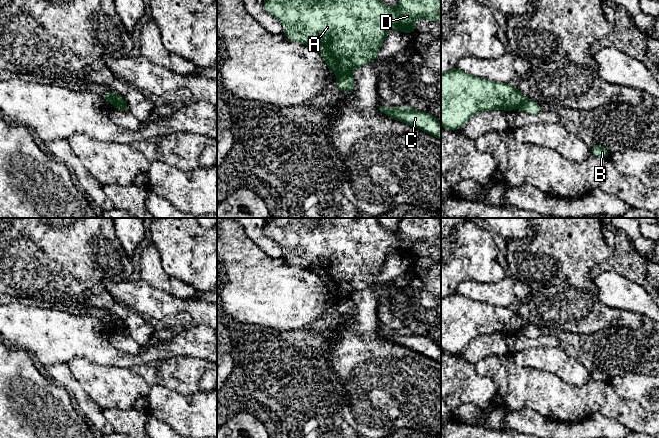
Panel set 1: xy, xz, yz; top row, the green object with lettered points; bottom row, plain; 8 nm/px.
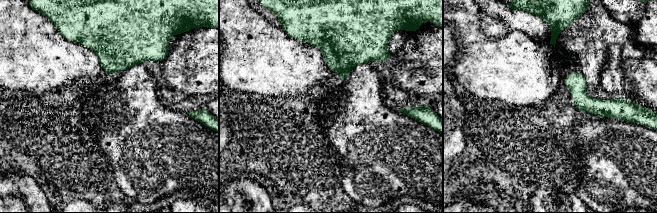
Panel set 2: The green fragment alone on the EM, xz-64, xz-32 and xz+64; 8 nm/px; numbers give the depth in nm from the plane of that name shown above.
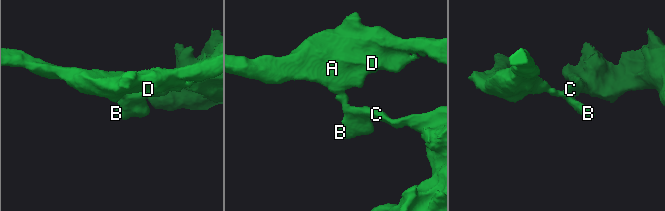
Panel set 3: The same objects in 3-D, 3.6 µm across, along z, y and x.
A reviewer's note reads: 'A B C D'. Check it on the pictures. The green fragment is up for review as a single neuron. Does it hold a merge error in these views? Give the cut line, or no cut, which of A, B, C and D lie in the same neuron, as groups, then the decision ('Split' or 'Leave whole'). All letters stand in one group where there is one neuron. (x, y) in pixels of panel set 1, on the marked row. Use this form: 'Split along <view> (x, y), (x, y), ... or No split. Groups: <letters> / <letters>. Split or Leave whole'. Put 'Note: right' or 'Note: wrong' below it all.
Split along xz (350, 73), (338, 75). Groups: A D / B C. Split
Note: wrong

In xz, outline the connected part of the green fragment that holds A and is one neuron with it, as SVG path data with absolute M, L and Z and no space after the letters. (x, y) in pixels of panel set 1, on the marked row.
M265 0L263 8L283 23L287 39L320 52L328 69L337 75L351 74L355 68L376 60L388 31L395 29L413 35L419 18L441 21L441 0L399 0L396 7L388 7L381 0Z

